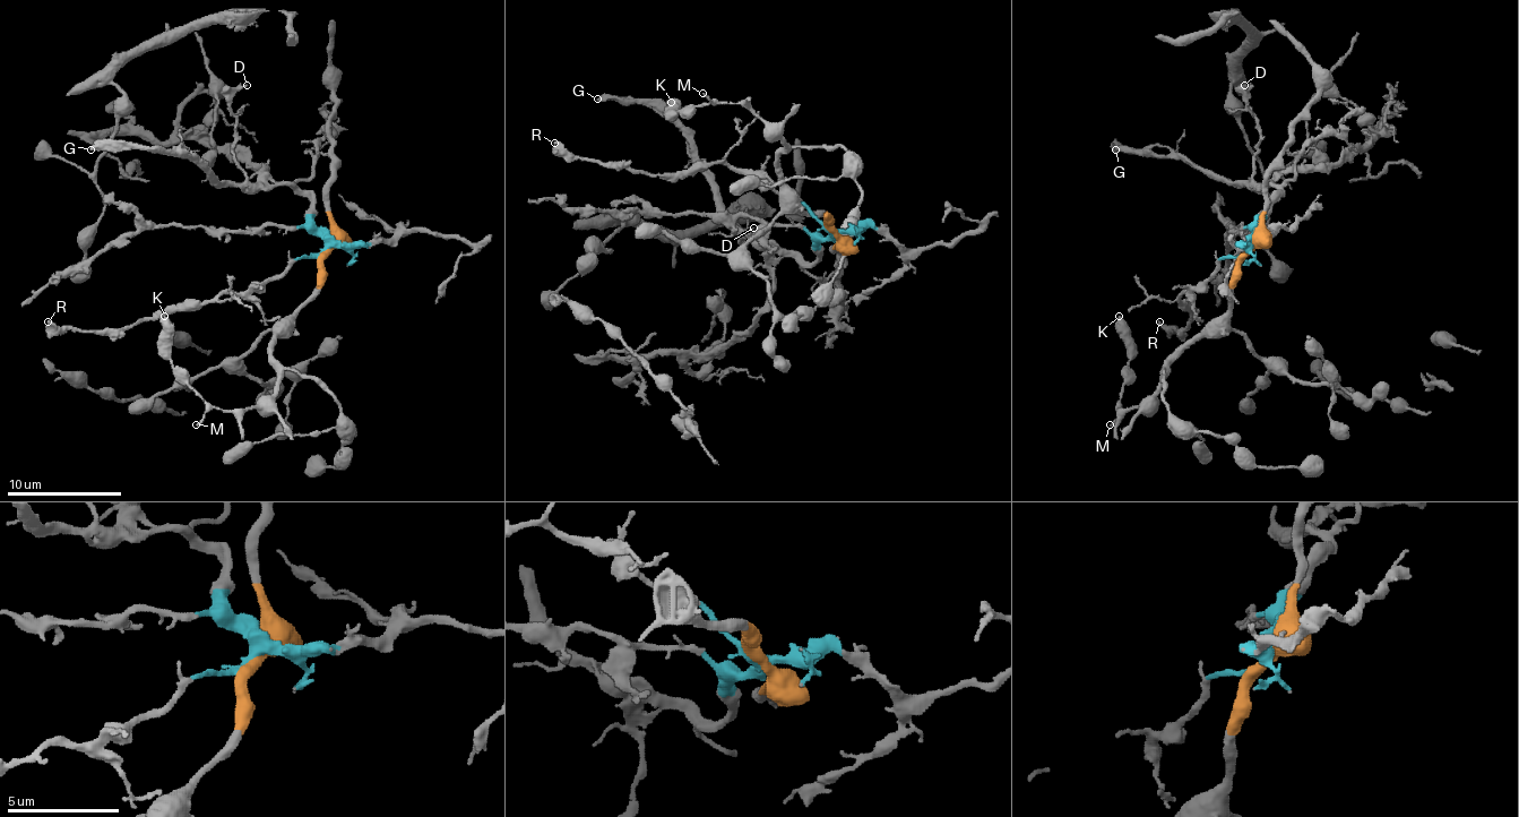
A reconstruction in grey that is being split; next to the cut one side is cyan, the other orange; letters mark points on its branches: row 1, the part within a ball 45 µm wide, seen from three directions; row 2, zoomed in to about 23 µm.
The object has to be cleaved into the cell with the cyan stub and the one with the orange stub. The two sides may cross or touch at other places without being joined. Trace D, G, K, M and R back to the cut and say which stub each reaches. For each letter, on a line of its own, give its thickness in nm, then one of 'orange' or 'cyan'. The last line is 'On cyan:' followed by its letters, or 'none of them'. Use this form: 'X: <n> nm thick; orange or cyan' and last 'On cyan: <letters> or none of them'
D: 110 nm thick; cyan
G: 360 nm thick; cyan
K: 500 nm thick; orange
M: 150 nm thick; orange
R: 320 nm thick; cyan
On cyan: D, G, R

